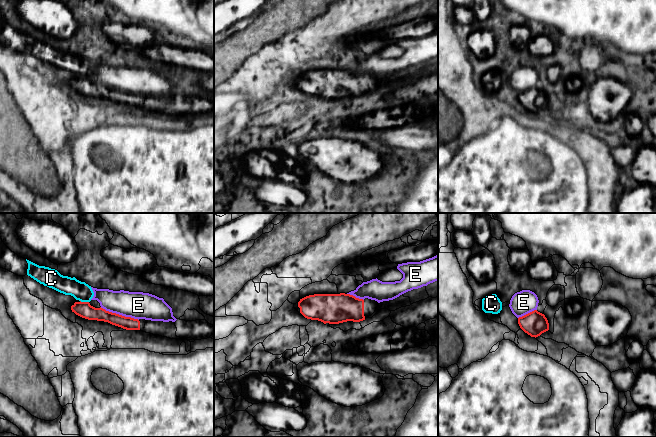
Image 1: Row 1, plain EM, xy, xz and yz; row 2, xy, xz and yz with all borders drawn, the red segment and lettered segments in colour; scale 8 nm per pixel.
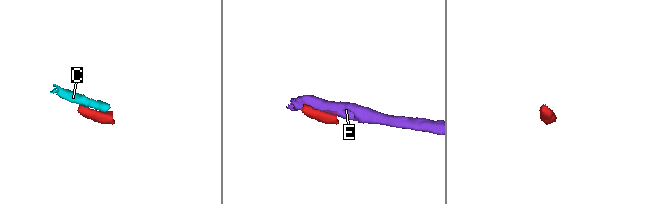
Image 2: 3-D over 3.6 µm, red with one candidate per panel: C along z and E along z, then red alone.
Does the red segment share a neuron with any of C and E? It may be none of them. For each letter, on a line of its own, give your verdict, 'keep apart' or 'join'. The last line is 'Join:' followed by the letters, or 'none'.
C: keep apart
E: keep apart
Join: none

